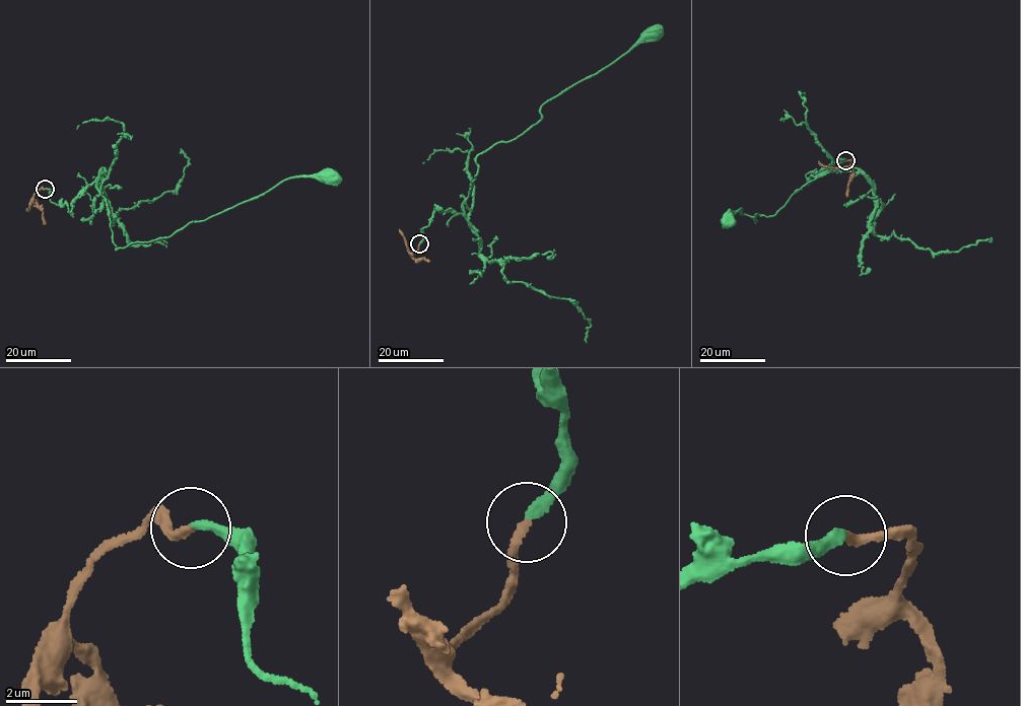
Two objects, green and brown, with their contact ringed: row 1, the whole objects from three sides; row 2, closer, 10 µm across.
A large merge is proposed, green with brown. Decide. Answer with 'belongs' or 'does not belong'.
belongs

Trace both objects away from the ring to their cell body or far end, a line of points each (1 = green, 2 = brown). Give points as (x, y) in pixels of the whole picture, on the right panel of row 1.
1: (845, 159), (809, 171), (833, 169), (773, 215), (756, 214), (755, 223), (740, 209), (725, 217)
2: (845, 160), (852, 161), (846, 166), (826, 167), (818, 161)

